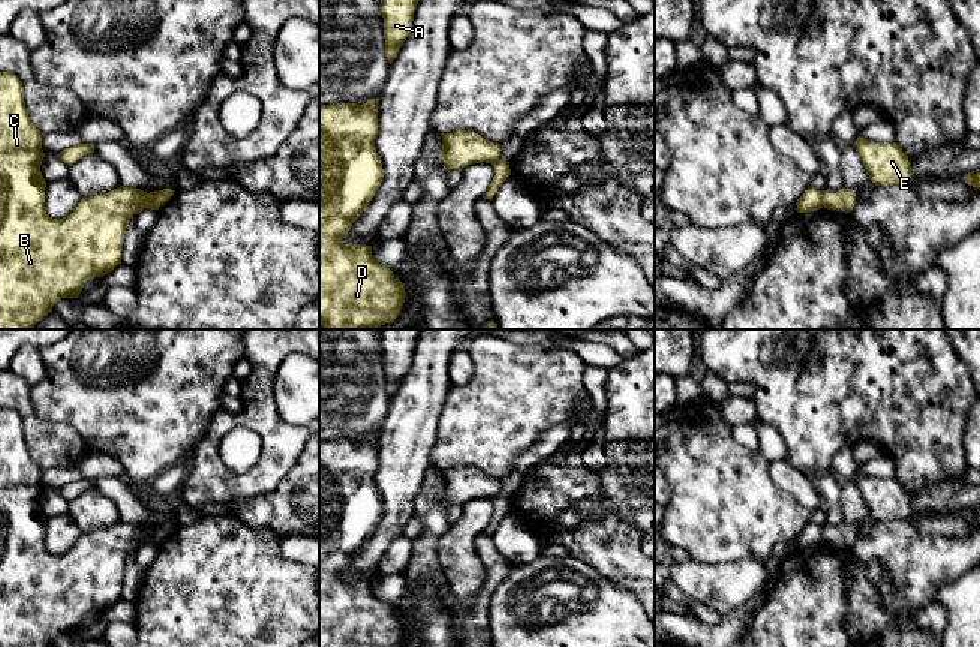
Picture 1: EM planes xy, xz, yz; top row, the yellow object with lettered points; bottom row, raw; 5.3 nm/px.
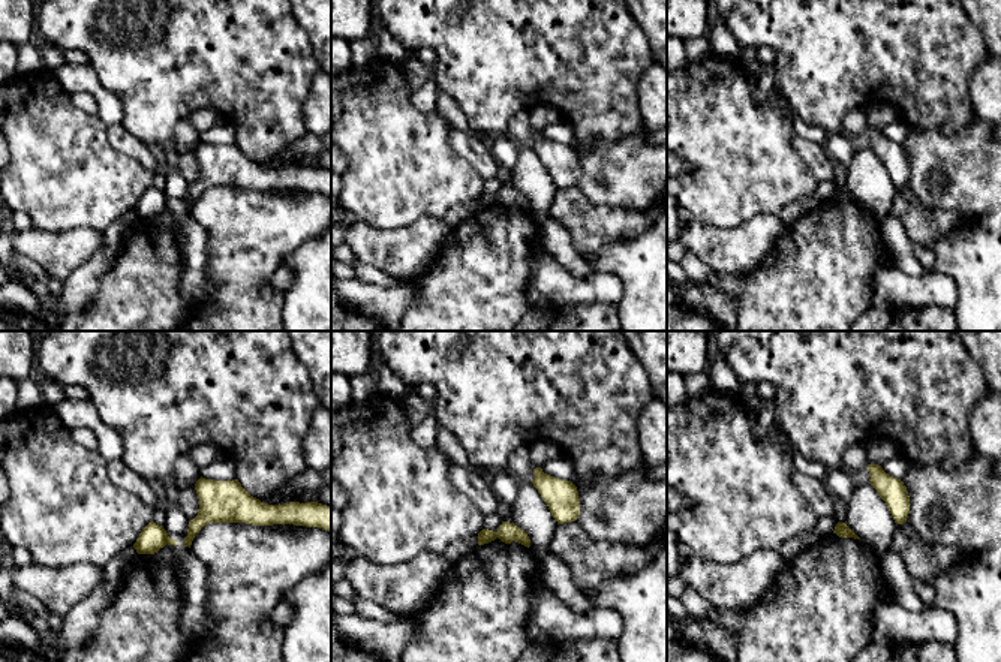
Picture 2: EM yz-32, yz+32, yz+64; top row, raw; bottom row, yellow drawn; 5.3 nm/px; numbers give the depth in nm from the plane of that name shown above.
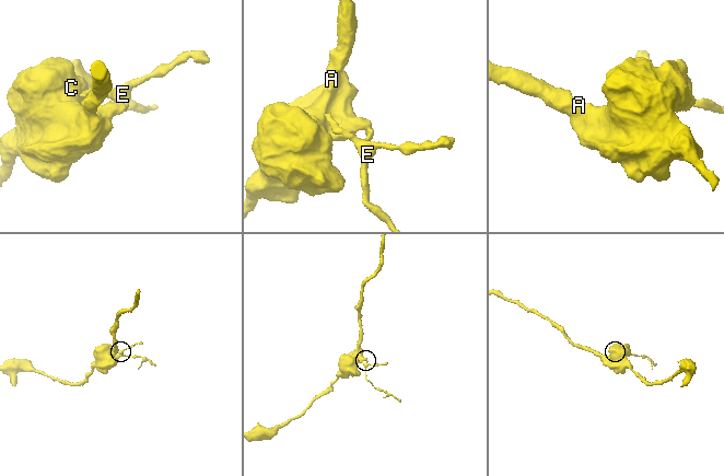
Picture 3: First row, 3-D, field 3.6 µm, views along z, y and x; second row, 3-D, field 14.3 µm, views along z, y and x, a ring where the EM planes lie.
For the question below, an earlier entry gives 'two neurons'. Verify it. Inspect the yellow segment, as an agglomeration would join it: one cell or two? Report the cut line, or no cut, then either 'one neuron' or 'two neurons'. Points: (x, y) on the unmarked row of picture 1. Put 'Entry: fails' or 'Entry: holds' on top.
Entry: holds
cut yz (821, 527), (821, 538), (824, 541); two neurons

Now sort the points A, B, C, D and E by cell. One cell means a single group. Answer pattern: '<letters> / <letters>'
A B C D / E

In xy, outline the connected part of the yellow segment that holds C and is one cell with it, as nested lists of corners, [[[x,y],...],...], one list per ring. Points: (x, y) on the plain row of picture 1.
[[[0,407],[0,647],[52,647],[52,641],[61,634],[78,634],[88,614],[103,613],[121,599],[121,587],[124,569],[133,550],[139,550],[144,544],[159,545],[159,527],[144,527],[141,524],[120,521],[103,530],[82,533],[73,547],[63,554],[52,554],[45,545],[46,517],[40,508],[45,493],[42,485],[42,467],[30,457],[25,437],[24,421],[18,412],[10,407]]]

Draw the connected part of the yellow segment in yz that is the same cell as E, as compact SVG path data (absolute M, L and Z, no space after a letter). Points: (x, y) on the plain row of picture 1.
M859 472L854 482L875 521L908 521L913 517L908 491L896 478L874 478Z

